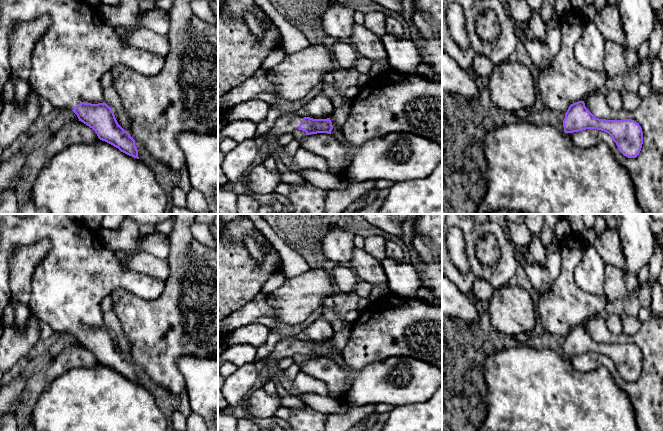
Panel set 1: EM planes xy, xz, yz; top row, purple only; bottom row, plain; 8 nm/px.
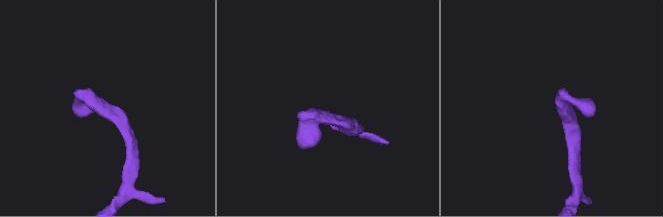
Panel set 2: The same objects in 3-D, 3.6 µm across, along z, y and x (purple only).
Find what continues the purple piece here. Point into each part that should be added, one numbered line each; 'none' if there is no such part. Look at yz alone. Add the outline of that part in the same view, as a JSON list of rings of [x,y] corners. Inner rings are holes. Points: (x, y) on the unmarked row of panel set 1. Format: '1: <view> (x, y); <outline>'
1: yz (566, 305); [[[571,234],[560,241],[561,270],[559,276],[552,284],[550,292],[542,295],[536,305],[539,320],[551,334],[566,337],[571,328],[584,325],[590,318],[600,315],[608,302],[606,297],[582,291],[574,280],[574,269],[580,263],[584,251],[585,245],[577,234]]]

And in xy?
1: xy (69, 284); [[[0,214],[0,323],[2,323],[4,309],[12,300],[11,288],[9,285],[9,265],[10,265],[10,259],[12,257],[14,250],[19,246],[34,245],[44,239],[49,239],[51,241],[51,249],[48,252],[48,254],[44,257],[44,259],[38,263],[33,275],[32,275],[31,288],[32,288],[33,292],[32,292],[30,301],[28,303],[28,306],[29,306],[31,312],[33,312],[41,320],[41,322],[45,322],[45,323],[49,324],[55,333],[73,334],[81,326],[91,327],[91,328],[103,327],[104,318],[103,318],[103,312],[101,310],[101,302],[106,296],[111,295],[118,288],[123,288],[123,289],[127,290],[128,292],[130,292],[144,300],[154,300],[154,299],[160,297],[160,295],[162,294],[162,292],[164,290],[165,281],[157,280],[146,274],[142,274],[142,273],[135,272],[135,271],[132,271],[129,269],[125,269],[117,261],[115,252],[106,248],[105,245],[100,241],[98,235],[91,232],[88,229],[88,227],[81,220],[72,219],[68,216],[68,214],[31,214],[30,216],[28,216],[26,218],[18,217],[16,214]]]

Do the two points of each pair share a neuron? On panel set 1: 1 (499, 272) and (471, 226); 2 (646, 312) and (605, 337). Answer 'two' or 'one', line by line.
1: one
2: two

